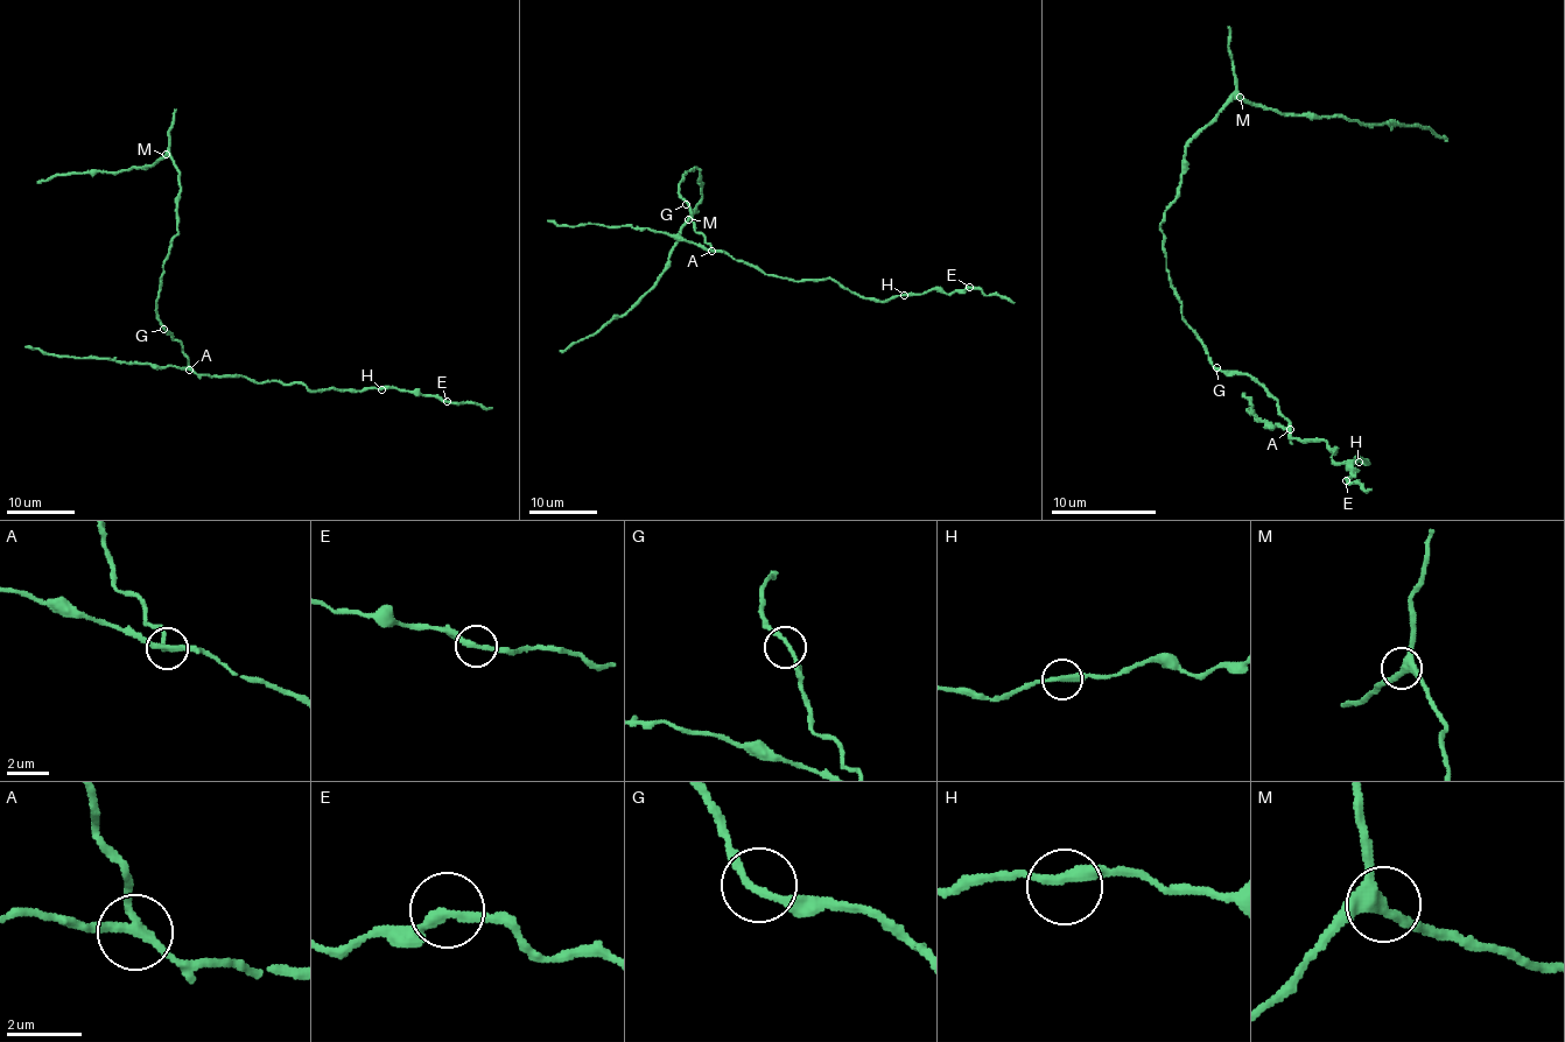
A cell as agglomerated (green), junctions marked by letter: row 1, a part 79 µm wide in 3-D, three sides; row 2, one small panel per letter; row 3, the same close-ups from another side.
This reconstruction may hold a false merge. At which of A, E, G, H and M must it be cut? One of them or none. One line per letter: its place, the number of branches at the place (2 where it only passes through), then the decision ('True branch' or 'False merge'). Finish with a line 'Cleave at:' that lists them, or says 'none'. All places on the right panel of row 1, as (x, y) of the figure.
A: Place: (1290, 429). Branches: 3. False merge
E: Place: (1346, 480). Branches: 2. True branch
G: Place: (1216, 367). Branches: 2. True branch
H: Place: (1359, 462). Branches: 2. True branch
M: Place: (1240, 97). Branches: 3. True branch
Cleave at: A

